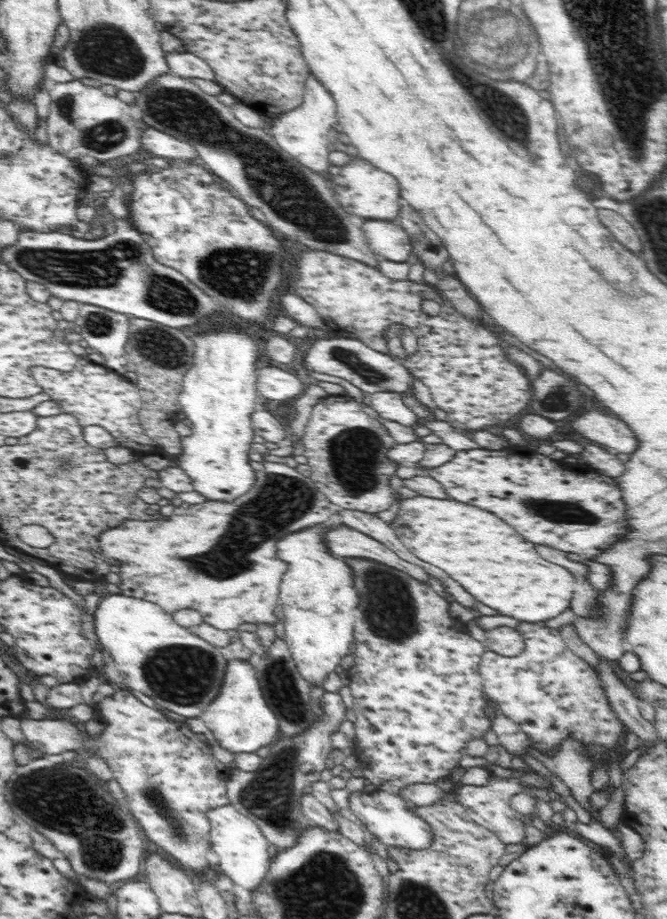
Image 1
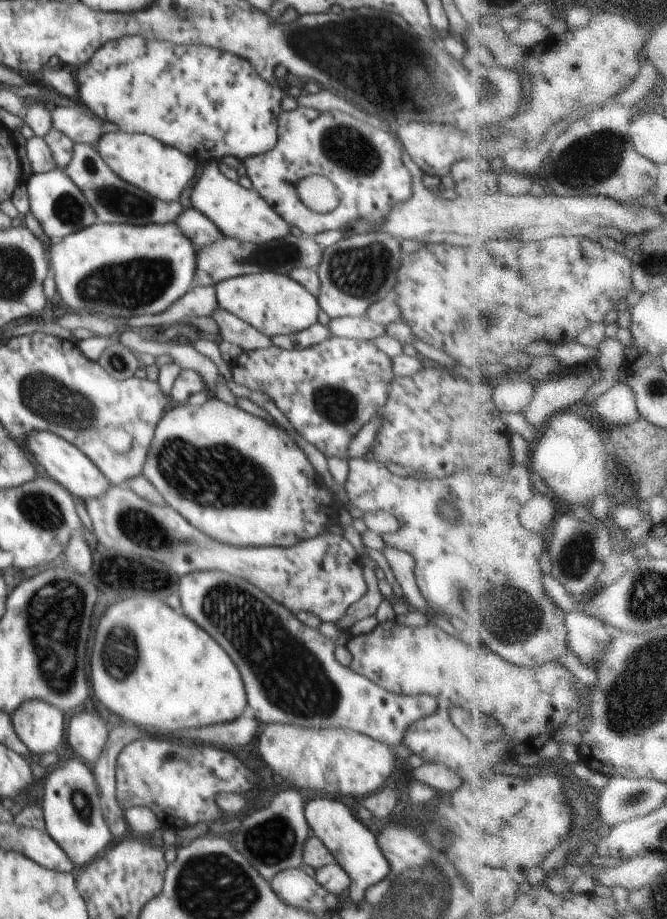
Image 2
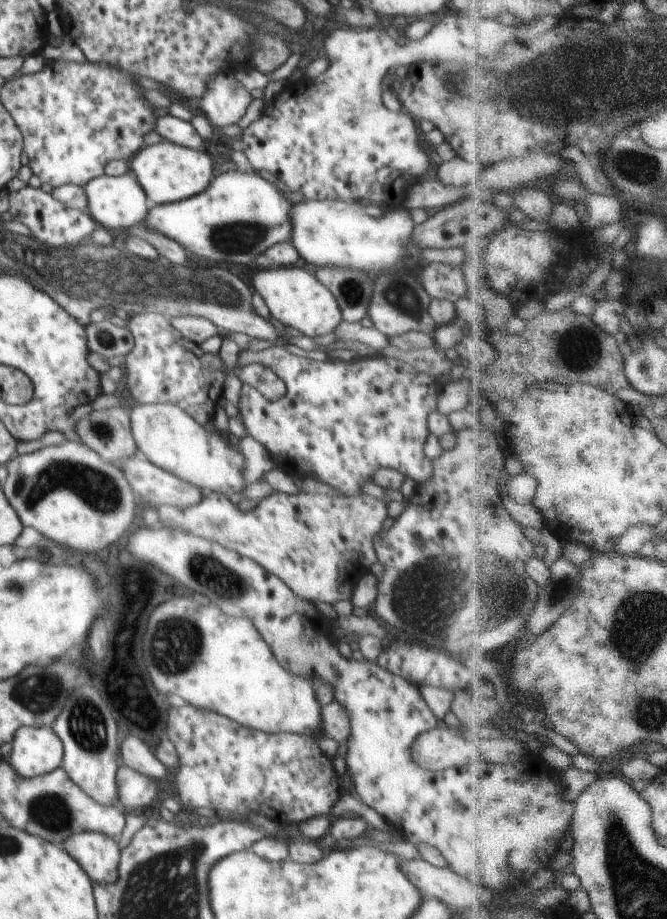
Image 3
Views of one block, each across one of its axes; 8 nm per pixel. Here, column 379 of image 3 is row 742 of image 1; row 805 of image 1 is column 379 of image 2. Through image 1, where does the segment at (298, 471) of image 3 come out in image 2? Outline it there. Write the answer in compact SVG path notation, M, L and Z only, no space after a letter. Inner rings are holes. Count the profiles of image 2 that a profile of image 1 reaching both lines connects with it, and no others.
M330 337L324 342L303 348L286 350L277 346L243 352L231 366L233 380L250 390L268 394L293 428L313 444L325 458L348 457L348 444L355 434L376 418L389 397L390 385L395 379L392 360L371 340L350 340Z

